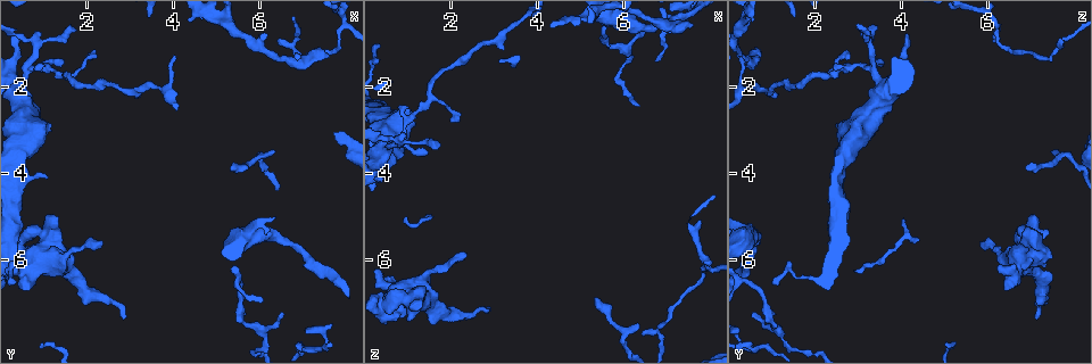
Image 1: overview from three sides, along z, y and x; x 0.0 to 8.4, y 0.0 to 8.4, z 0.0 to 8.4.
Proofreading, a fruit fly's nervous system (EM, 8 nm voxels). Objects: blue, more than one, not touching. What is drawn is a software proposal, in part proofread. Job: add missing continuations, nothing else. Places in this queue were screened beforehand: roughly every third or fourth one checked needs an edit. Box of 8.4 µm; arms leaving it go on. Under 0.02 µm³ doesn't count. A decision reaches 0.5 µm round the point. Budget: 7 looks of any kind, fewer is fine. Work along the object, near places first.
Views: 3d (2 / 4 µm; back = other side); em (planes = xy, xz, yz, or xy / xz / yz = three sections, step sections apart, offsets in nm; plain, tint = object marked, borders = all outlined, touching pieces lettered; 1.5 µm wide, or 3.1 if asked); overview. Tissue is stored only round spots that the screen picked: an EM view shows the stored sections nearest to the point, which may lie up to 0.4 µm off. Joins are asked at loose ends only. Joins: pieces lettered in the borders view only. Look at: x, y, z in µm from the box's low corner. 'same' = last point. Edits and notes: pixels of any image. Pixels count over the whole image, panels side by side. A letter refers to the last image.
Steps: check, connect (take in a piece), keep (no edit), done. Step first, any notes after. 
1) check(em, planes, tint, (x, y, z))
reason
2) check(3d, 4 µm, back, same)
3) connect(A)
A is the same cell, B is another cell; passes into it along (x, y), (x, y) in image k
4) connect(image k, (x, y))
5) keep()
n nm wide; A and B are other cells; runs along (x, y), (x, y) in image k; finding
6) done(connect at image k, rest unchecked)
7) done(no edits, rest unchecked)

check(3d, 4 µm, back, (7.55, 1.30, 0.55))
an open end

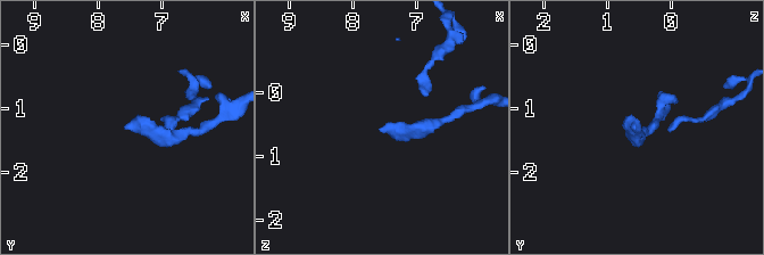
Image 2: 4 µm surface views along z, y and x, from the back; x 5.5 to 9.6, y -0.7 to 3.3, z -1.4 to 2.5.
check(em, yz, step 8, tint, (7.60, 1.35, 0.55))
shape alone is not enough

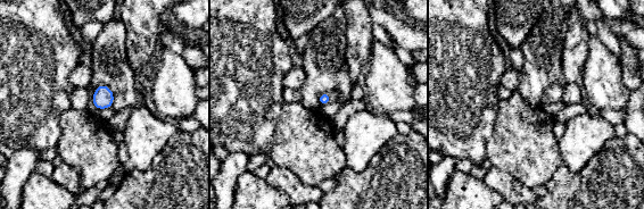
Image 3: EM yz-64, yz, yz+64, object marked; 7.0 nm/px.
check(em, yz, step 8, borders, same)

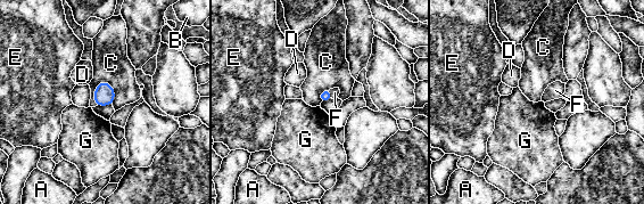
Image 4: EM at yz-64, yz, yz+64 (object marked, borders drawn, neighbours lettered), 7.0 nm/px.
connect(F)
F is the same cell, A, B, C, D, E and G are other cells; passes into it along (325, 95), (330, 94), (335, 92) in image 4; the cell continues

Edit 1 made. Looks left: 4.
check(em, planes, borders, (2.80, 7.40, 7.15))
tapers out

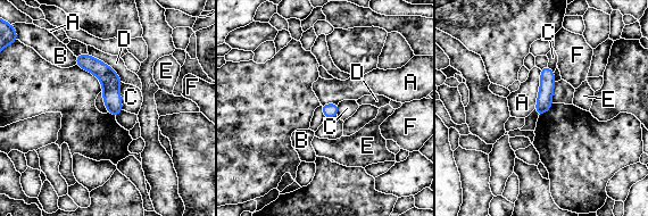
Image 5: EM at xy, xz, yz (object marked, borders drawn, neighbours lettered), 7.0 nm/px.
keep()
A, B, C, D, E and F are other cells; border along (540, 69), (540, 89), (534, 108) in image 5; none of them fits

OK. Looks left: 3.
check(3d, 2 µm, (0.65, 6.65, 6.45))
branch stops here

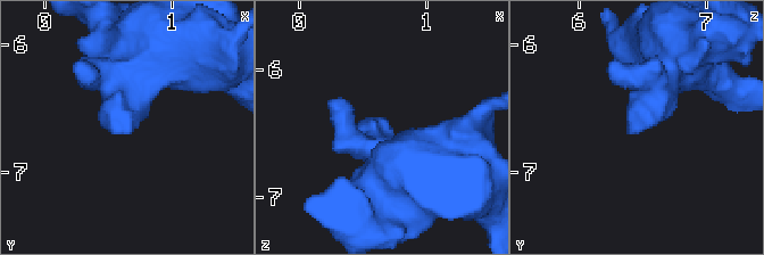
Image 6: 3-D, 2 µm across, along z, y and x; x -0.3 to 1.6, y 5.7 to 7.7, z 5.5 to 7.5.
check(em, planes, tint, (0.70, 6.72, 6.40))
need the tissue

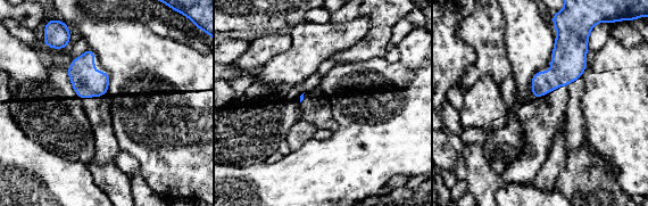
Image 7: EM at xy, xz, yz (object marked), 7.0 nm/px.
check(em, planes, borders, same)

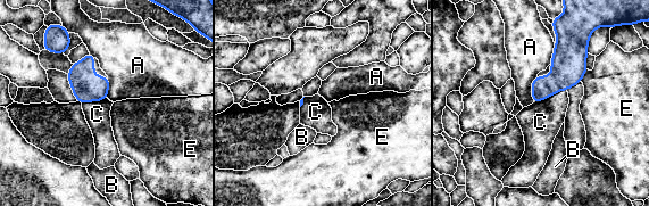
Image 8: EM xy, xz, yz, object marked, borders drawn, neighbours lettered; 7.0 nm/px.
connect(C)
C is the same cell, A, B and E are other cells; passes into it along (568, 66), (549, 96), (540, 122) in image 8; it goes on there

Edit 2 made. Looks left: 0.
done(connect at image 4, connect at image 8, rest unchecked)

